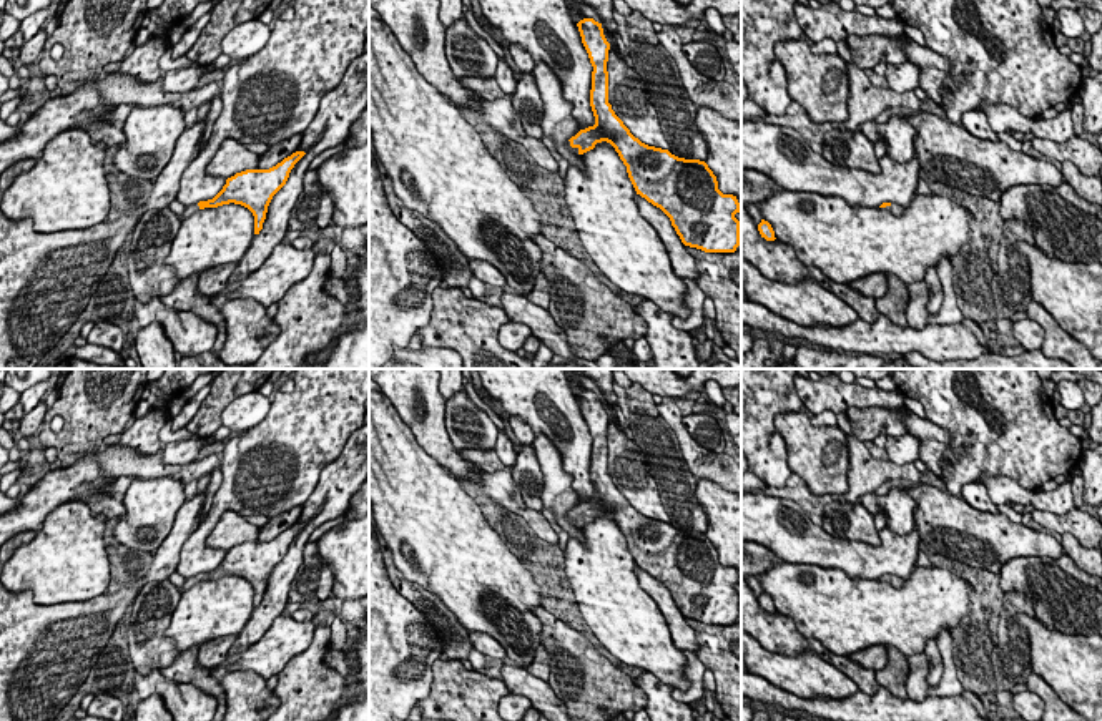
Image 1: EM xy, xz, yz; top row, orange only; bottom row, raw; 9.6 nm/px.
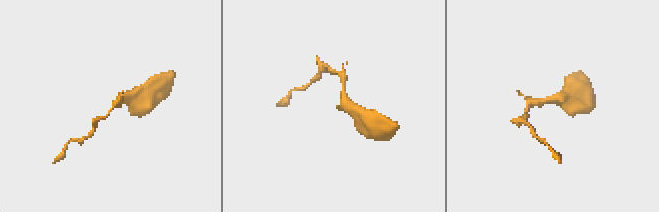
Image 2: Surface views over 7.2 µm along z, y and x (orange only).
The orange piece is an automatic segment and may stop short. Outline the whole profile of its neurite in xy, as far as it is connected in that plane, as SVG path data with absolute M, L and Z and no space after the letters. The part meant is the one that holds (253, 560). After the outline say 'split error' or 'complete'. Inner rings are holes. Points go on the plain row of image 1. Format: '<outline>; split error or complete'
M296 523L269 542L246 542L236 545L226 552L226 557L213 571L184 580L184 585L178 590L183 593L198 581L234 575L253 585L254 606L259 606L273 568L286 557L291 542L304 527L304 523Z; split error

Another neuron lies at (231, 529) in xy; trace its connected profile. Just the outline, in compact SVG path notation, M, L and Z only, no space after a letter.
M224 512L216 527L206 538L206 545L228 552L236 545L246 542L258 542L259 527L249 523L243 515L236 512Z

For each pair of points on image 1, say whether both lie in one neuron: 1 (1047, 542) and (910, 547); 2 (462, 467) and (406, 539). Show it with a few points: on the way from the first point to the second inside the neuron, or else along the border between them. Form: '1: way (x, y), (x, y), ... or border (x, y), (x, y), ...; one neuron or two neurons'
1: border (915, 529), (919, 540); two neurons
2: border (424, 449), (452, 475); two neurons

